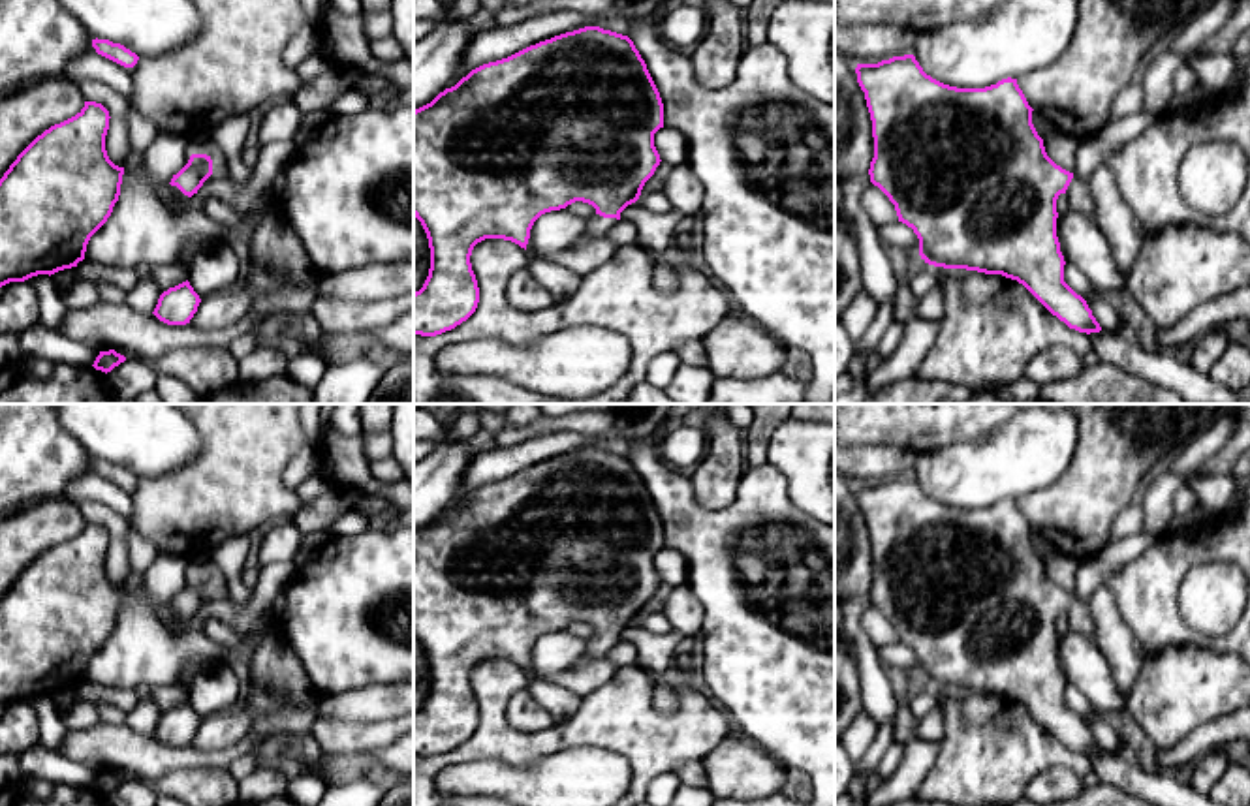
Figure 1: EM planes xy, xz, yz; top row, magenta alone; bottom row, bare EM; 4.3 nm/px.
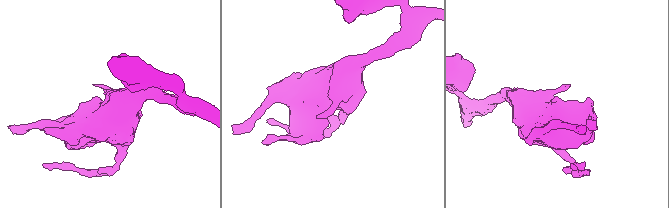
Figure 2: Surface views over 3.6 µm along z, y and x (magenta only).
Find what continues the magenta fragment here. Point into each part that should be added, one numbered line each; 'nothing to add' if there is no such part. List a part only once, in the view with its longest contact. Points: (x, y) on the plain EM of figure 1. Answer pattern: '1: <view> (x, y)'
1: xz (598, 647)

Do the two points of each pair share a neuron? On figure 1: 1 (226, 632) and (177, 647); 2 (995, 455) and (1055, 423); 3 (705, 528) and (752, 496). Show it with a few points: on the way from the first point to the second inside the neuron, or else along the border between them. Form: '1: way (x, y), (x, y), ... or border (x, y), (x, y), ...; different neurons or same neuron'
1: border (200, 628), (228, 652); different neurons
2: way (1010, 455), (1023, 455), (1040, 438); same neuron
3: way (717, 528), (741, 508); same neuron

